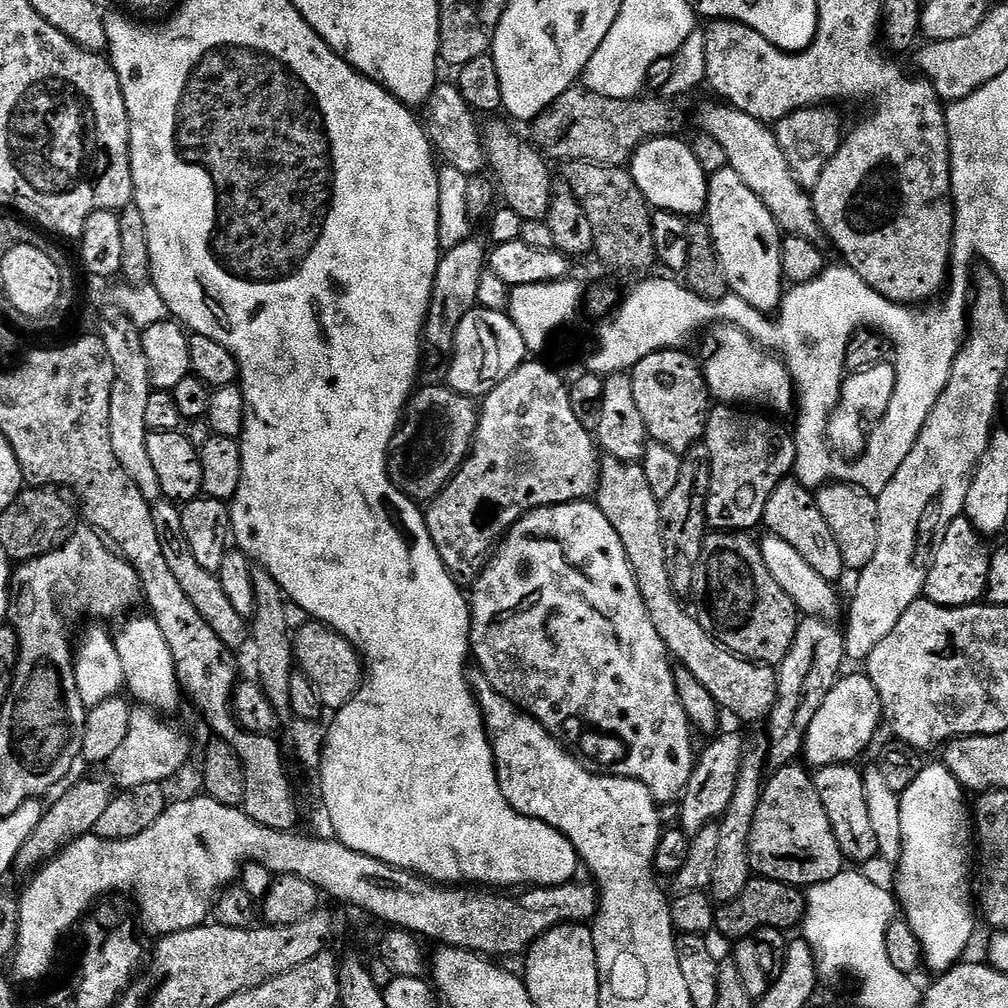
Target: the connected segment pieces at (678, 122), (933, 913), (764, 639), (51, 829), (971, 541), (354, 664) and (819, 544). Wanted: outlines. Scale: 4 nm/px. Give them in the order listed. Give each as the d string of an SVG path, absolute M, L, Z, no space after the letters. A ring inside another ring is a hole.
M573 86L536 117L531 125L531 143L552 162L589 160L595 164L627 165L638 146L657 136L679 133L684 124L679 110L672 105L675 103L664 98L644 99L602 98L602 94L594 94L589 88Z
M943 763L921 767L920 773L910 781L900 796L902 818L902 854L896 876L894 895L902 909L914 938L920 943L923 963L932 974L949 972L965 959L964 951L976 932L978 916L974 911L974 816L970 804L964 801L966 789L956 781L954 774Z
M709 531L704 537L690 596L696 599L696 621L718 643L745 660L776 666L792 649L798 609L790 594L766 570L759 543L750 537L742 532Z
M107 779L105 780L80 780L73 788L66 789L52 805L49 803L45 807L42 822L38 822L34 834L30 834L22 850L18 850L15 867L35 870L45 860L51 860L57 852L61 852L72 840L89 835L95 829L98 818L102 818L106 806L110 806L114 795L113 785Z
M967 516L954 518L942 534L932 562L928 566L928 577L924 596L943 608L961 608L967 604L979 604L985 599L986 578L990 570L990 548Z
M304 622L294 632L294 660L299 671L305 672L318 686L318 694L322 694L325 709L339 710L354 698L354 694L364 683L365 665L356 647L345 636L339 636L335 630L319 622Z
M789 478L781 482L770 494L770 502L764 507L763 527L782 542L790 542L822 578L836 582L840 575L846 572L842 550L838 550L838 542L834 542L834 534L830 534L830 526L826 526L826 518L822 518L822 510L818 510L813 489L799 484L796 478Z

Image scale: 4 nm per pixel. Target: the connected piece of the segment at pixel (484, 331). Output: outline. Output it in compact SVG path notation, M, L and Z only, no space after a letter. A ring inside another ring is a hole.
M472 308L459 323L453 336L452 360L448 372L449 387L464 396L483 398L490 390L505 381L523 364L529 355L525 338L503 309Z

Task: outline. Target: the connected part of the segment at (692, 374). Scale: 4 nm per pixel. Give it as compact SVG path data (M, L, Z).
M663 348L642 358L630 370L634 386L634 402L646 422L649 437L655 443L684 454L699 445L708 425L710 393L704 380L701 361L687 356L680 348Z

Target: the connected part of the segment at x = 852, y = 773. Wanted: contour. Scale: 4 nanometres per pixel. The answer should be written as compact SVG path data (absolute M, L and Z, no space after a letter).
M831 764L825 768L815 769L814 779L818 794L822 798L822 806L826 806L826 818L830 818L834 838L838 838L838 846L845 861L875 861L878 856L878 841L866 807L863 771L859 767L856 769L852 764Z

